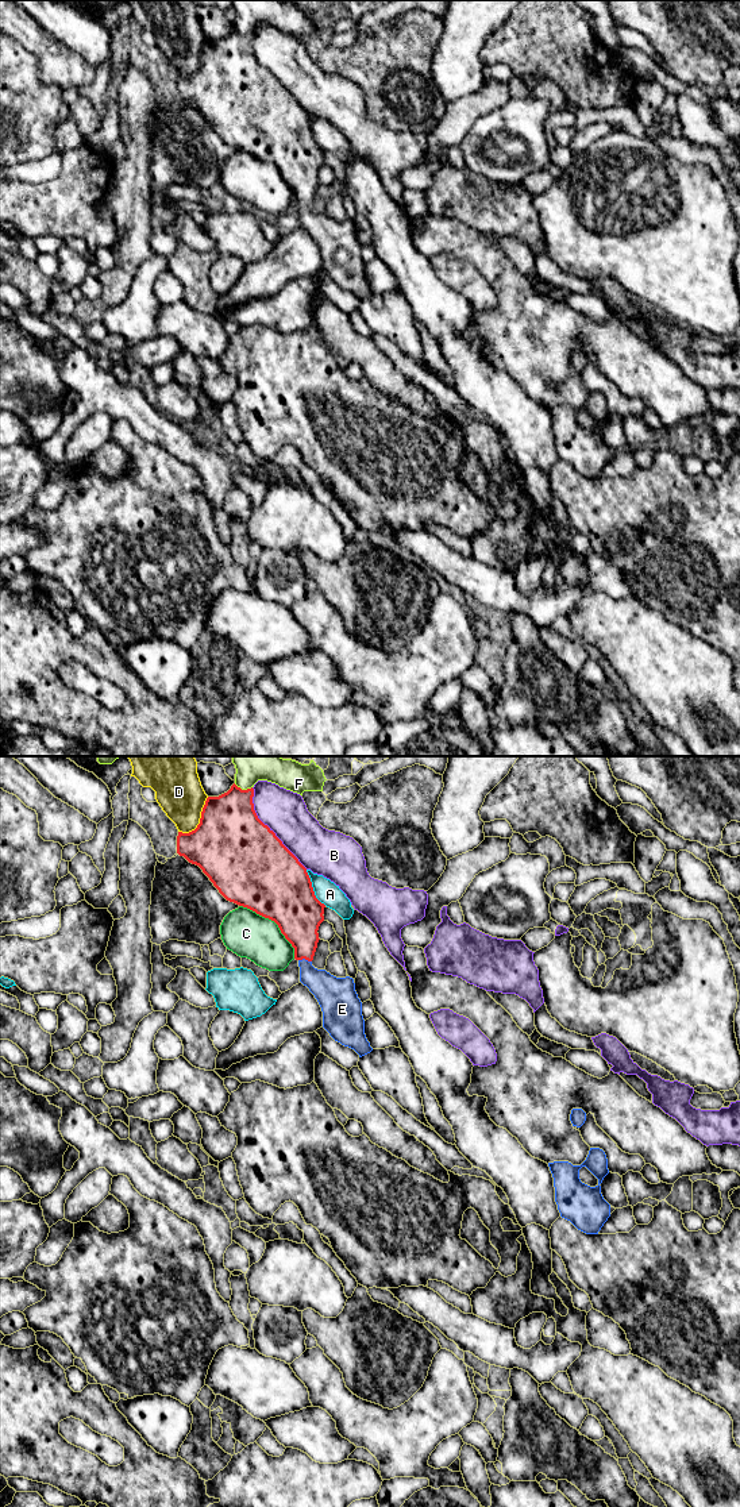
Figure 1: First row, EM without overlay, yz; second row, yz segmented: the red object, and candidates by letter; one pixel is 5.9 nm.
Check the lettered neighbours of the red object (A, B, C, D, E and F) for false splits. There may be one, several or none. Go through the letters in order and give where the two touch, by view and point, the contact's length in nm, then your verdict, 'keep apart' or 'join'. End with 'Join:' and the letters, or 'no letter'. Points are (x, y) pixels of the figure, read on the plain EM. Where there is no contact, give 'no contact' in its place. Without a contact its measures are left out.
A: yz (312, 133) | 240 nm | keep apart
B: yz (269, 72) | 600 nm | keep apart
C: yz (274, 165) | 460 nm | keep apart
D: yz (200, 65) | 280 nm | keep apart
E: yz (305, 203) | 80 nm | join
F: yz (243, 34) | 110 nm | keep apart
Join: E

